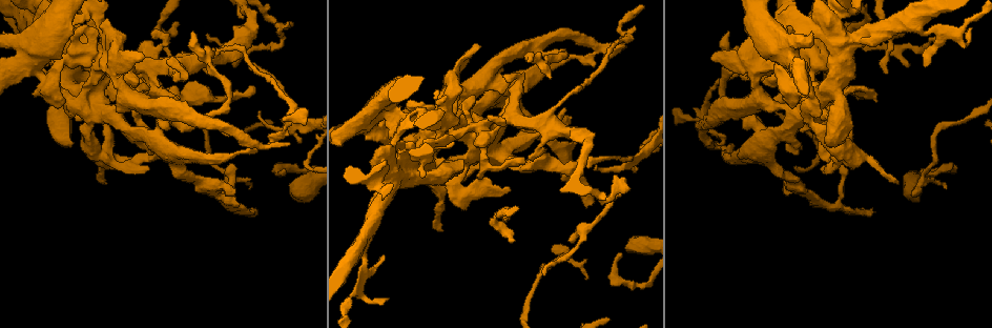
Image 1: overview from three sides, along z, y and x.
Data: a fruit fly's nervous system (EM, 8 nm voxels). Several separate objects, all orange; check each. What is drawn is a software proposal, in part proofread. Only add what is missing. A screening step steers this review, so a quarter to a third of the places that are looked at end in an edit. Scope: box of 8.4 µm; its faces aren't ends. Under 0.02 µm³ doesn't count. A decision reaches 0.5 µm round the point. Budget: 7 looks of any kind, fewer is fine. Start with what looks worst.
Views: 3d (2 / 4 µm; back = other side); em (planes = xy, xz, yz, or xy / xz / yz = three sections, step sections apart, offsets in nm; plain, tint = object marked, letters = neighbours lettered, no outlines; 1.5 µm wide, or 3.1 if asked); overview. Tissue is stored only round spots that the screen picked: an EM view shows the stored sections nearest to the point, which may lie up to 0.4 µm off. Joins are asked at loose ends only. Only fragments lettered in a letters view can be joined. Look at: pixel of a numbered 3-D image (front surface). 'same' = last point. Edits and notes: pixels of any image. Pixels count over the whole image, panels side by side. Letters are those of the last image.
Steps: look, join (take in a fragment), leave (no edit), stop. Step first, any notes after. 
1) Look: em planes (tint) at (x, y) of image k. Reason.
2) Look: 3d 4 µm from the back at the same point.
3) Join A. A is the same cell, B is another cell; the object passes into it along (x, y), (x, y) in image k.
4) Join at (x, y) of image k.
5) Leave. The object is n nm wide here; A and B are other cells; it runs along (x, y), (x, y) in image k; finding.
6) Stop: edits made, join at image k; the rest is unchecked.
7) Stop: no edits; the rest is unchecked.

Look: em planes (letters) at (285, 168) of image 1. Free end.

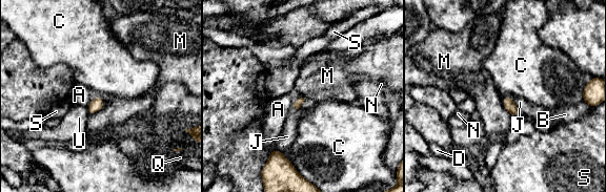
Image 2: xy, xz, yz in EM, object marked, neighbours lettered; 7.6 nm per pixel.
Leave. A, B, C, D, J, M, N, Q, S and U are other cells; none of them fits.

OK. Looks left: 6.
Look: 3d 4 µm from the back at (896, 184) of image 1. Branch stops here.

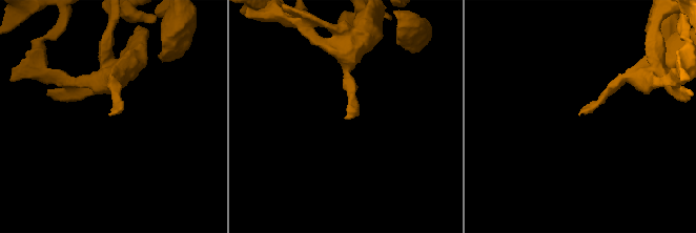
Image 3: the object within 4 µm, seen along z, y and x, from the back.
Look: em planes (letters) at (582, 112) of image 3.

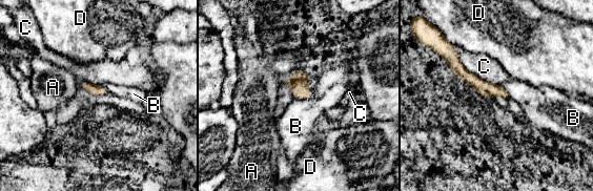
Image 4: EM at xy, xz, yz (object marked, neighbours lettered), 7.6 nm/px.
Leave. A, B, C and D are other cells; a border runs along (311, 91), (307, 98), (294, 99) in image 4; none of them fits.

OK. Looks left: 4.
Look: 3d 4 µm at (530, 62) of image 1. An open end.

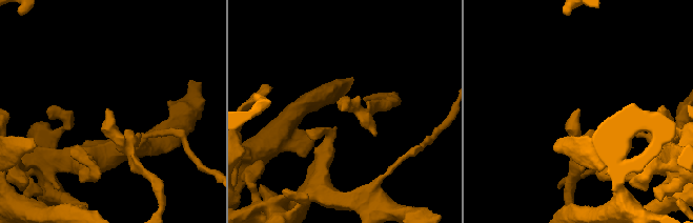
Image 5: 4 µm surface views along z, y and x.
Look: em xz step 8 (tint) at (344, 109) of image 5.

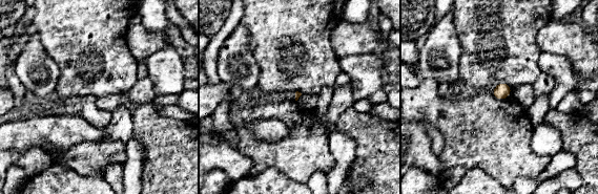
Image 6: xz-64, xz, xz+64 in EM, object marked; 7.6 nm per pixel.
Look: em planes (letters) at the same point. Cut it another way.

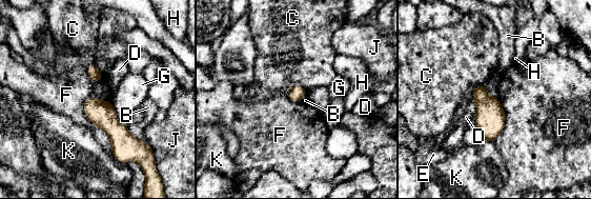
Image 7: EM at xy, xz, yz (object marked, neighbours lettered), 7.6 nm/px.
Leave. B, C, D, E, F, G, H, J and K are other cells; none of them fits.

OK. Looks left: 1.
Stop: no edits; the rest is unchecked.

